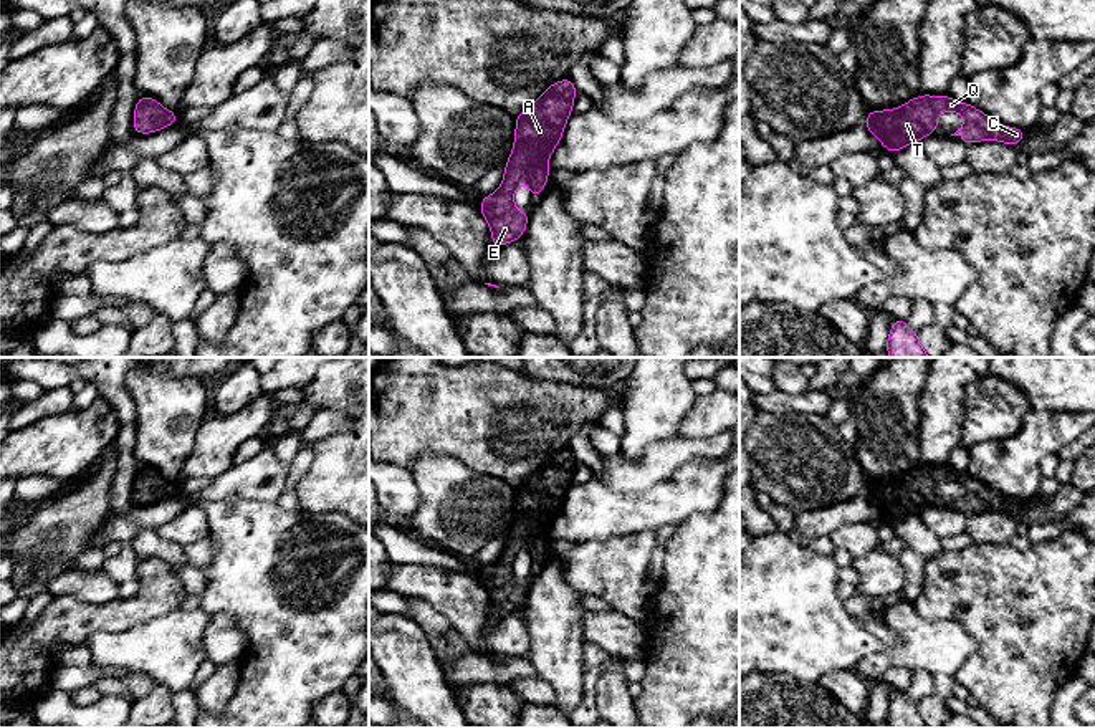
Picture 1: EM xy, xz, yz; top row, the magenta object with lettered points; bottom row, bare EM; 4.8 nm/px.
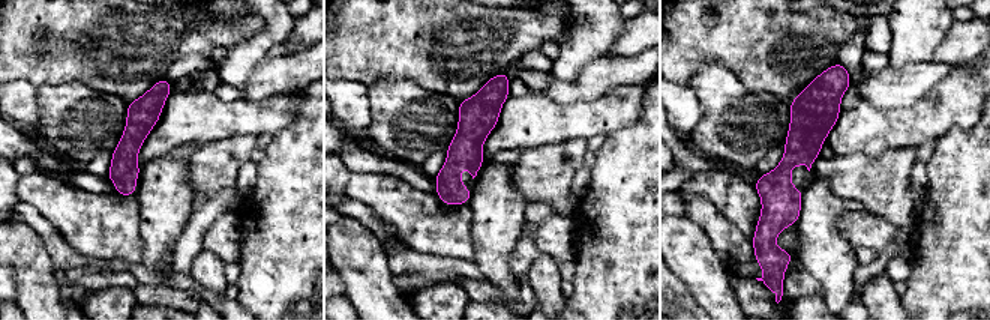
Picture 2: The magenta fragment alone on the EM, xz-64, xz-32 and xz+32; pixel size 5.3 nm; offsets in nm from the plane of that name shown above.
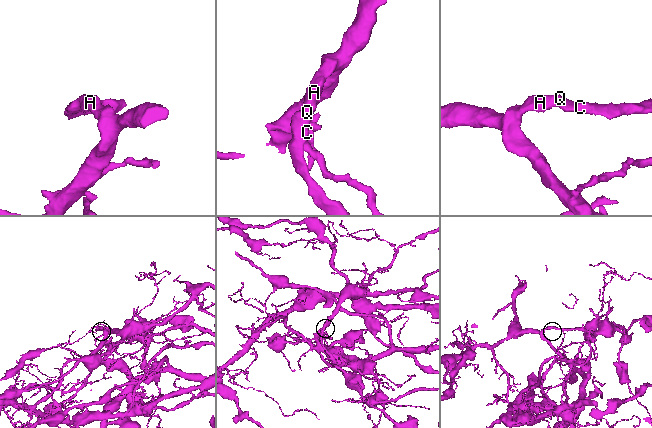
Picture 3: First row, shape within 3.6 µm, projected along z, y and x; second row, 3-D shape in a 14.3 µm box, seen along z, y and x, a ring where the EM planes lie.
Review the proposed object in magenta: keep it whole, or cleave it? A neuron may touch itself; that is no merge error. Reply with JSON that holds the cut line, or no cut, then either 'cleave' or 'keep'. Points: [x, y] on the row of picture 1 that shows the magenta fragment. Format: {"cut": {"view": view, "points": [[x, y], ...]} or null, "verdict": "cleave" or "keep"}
{"cut": null, "verdict": "keep"}

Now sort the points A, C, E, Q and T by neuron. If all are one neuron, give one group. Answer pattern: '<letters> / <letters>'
A C E Q T

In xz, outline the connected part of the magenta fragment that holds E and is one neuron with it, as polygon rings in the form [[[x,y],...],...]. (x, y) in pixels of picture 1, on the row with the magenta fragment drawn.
[[[564,78],[514,117],[514,147],[504,165],[504,179],[493,195],[481,197],[480,213],[490,223],[493,247],[524,235],[529,212],[516,210],[513,192],[519,184],[528,184],[534,199],[541,195],[543,185],[549,180],[549,156],[562,137],[576,94],[572,81]]]

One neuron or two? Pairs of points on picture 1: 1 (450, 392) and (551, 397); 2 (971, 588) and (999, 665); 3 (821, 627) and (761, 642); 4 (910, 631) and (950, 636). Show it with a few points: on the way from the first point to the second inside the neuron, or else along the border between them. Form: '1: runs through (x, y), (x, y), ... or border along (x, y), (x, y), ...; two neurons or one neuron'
1: runs through (475, 397), (526, 397); one neuron
2: runs through (991, 608), (999, 616), (999, 646); one neuron
3: runs through (806, 627), (776, 627); one neuron
4: runs through (920, 636), (940, 636); one neuron

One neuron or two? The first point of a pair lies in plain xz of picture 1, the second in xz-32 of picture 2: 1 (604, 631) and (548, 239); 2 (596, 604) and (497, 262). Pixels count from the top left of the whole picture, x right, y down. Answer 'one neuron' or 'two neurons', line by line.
1: one neuron
2: two neurons

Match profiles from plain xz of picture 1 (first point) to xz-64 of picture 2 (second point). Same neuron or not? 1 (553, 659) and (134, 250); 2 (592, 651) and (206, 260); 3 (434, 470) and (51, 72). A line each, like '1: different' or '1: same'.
1: different
2: different
3: different

